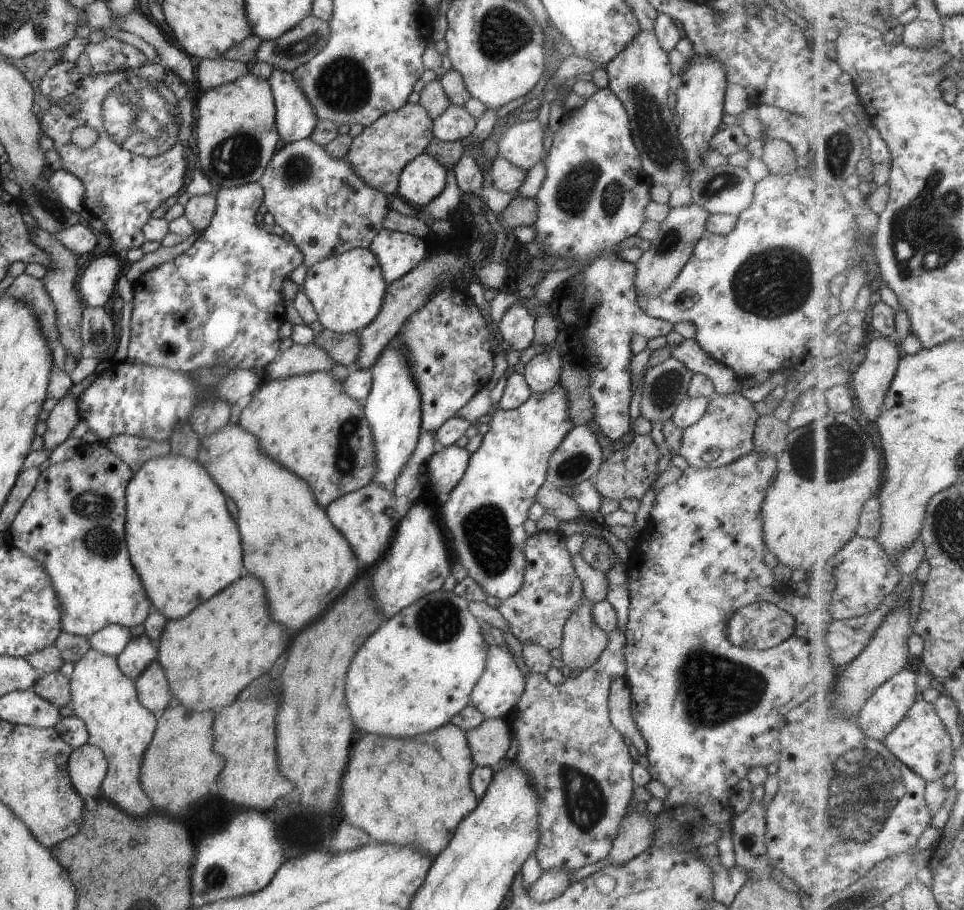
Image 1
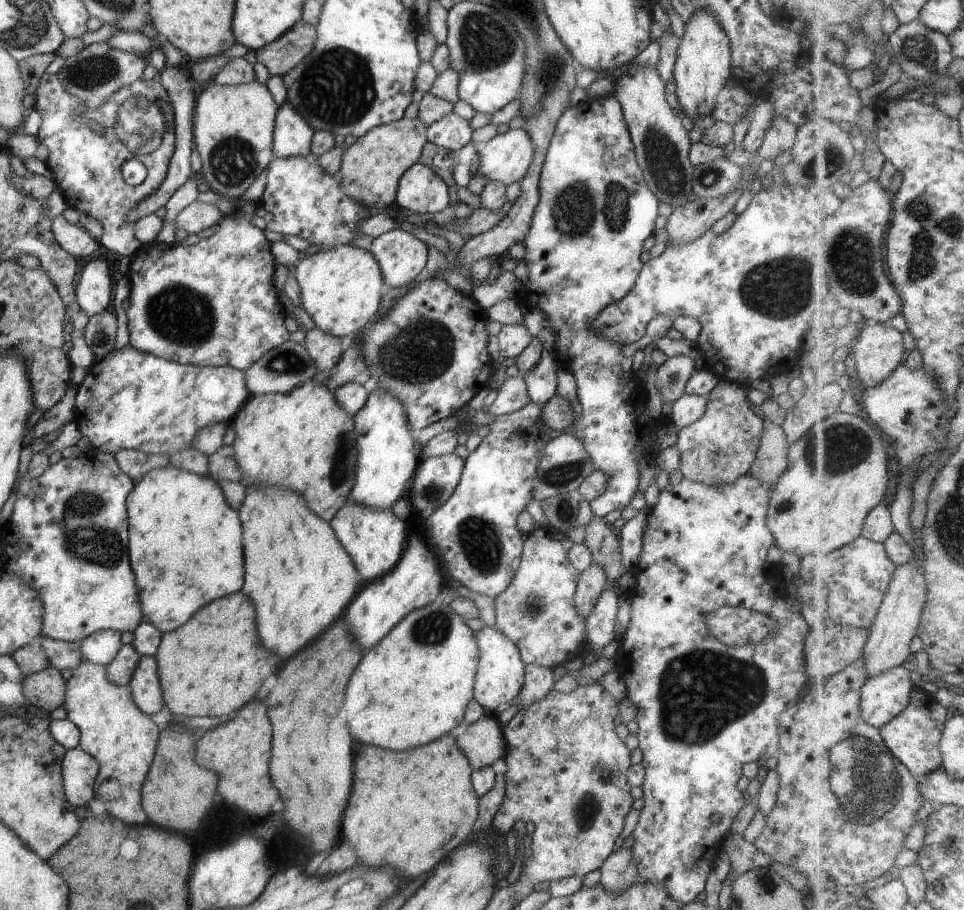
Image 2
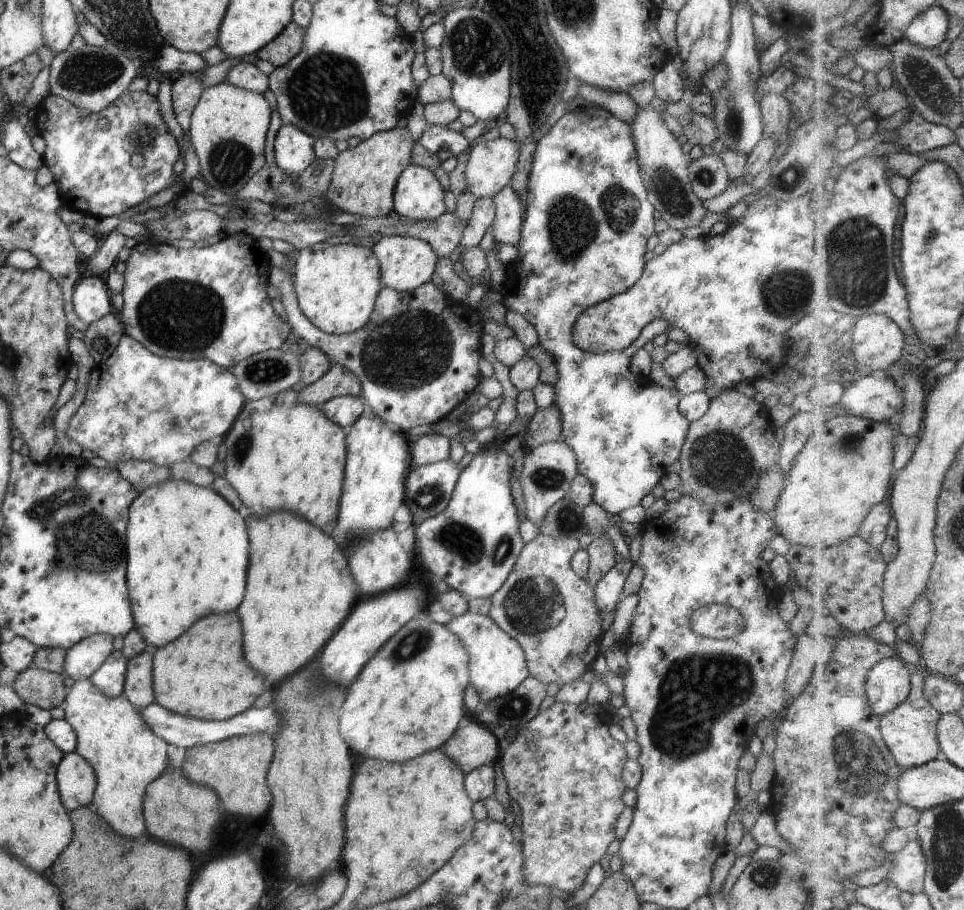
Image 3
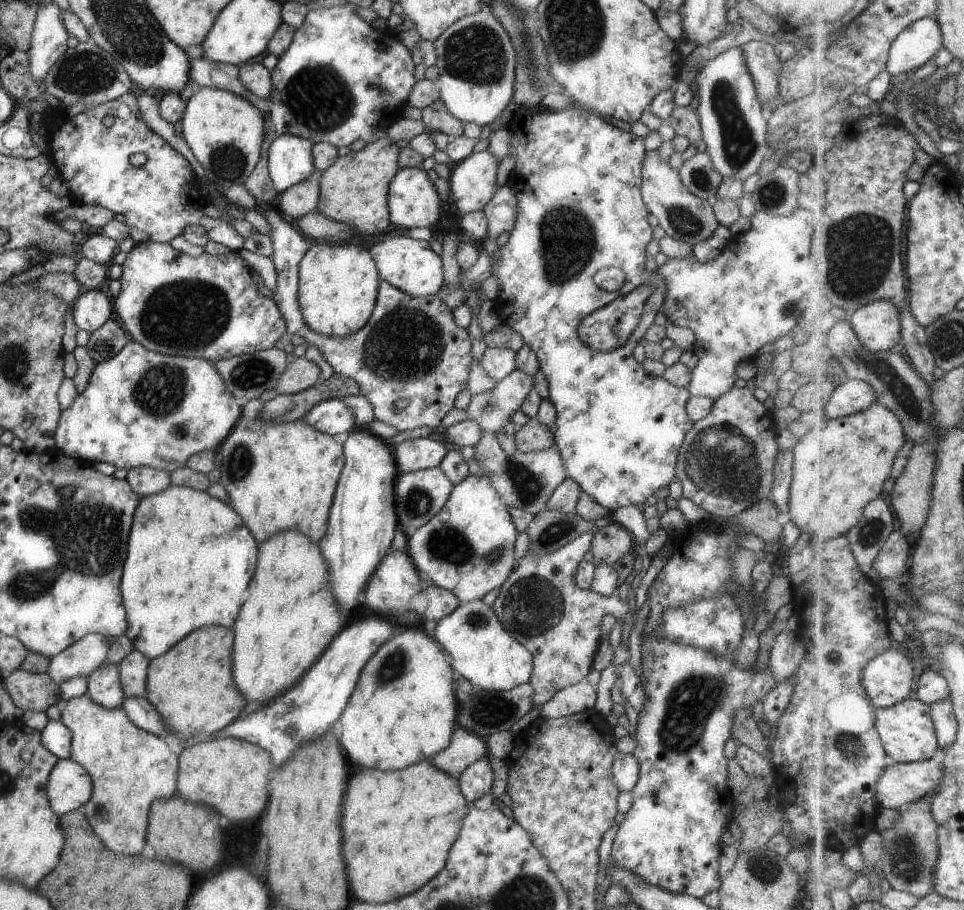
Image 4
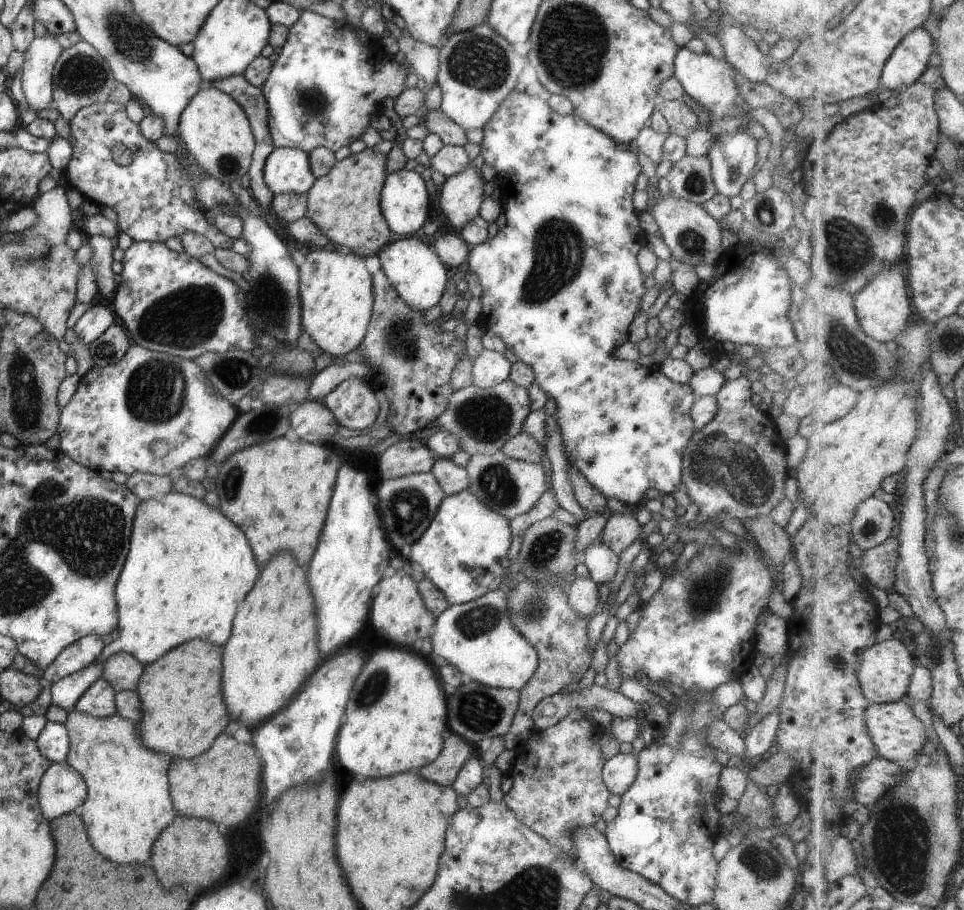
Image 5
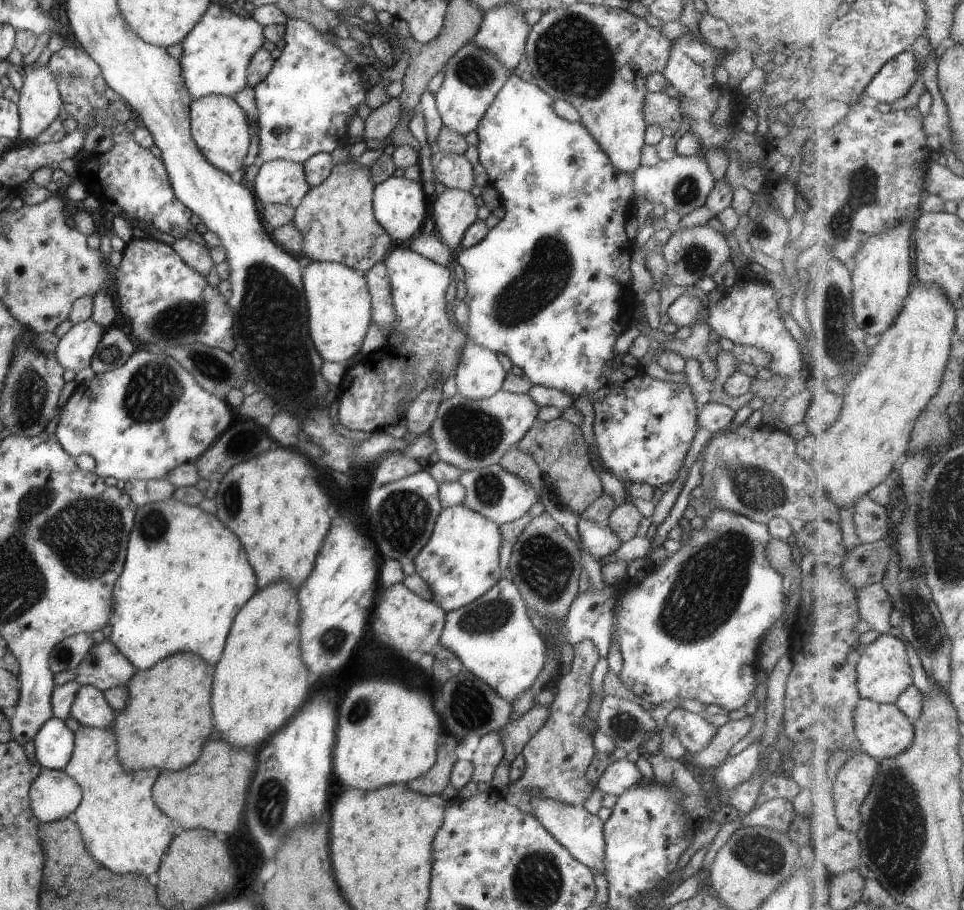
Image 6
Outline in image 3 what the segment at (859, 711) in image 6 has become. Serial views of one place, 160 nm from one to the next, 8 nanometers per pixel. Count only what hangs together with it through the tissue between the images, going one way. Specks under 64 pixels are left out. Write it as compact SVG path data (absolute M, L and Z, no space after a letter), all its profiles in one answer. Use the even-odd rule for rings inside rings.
M915 669L912 673L911 696L899 708L883 715L880 720L882 737L896 761L905 770L946 758L938 741L938 722L941 720L942 714L933 708L932 703L925 696L925 677L924 671Z

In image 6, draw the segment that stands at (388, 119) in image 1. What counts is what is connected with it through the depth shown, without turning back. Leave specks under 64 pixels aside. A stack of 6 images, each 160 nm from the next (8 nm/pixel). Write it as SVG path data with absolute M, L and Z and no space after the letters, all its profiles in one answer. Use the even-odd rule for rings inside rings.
M355 159L333 165L329 176L305 193L292 216L291 222L302 236L299 255L309 262L343 263L361 273L383 260L391 250L391 239L373 214L374 186L369 168L358 165Z

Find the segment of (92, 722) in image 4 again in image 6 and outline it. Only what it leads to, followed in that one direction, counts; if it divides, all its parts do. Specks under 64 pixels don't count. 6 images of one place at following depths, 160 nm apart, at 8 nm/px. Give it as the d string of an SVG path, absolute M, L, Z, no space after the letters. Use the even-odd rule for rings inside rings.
M83 725L74 730L73 750L69 762L63 769L65 774L80 784L82 790L80 803L67 817L78 826L81 840L90 856L99 865L117 874L139 873L147 878L149 874L156 872L159 858L163 856L169 840L183 829L179 822L171 822L165 814L161 814L161 810L157 810L157 806L153 806L151 786L159 770L155 768L125 770L116 757L116 738L109 728Z

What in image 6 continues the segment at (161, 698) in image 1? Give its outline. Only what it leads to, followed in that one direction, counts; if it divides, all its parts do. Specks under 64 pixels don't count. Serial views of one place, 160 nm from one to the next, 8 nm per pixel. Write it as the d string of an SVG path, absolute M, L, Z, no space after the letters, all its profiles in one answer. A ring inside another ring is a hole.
M105 638L95 643L75 668L74 678L80 686L94 686L100 691L126 685L136 668Z

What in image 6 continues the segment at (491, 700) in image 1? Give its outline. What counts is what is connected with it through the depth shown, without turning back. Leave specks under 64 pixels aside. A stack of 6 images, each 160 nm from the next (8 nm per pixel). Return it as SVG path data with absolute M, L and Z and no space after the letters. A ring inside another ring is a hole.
M500 578L481 596L446 612L444 617L437 648L450 650L463 669L487 683L509 702L528 690L545 662L546 644L531 625L513 582Z

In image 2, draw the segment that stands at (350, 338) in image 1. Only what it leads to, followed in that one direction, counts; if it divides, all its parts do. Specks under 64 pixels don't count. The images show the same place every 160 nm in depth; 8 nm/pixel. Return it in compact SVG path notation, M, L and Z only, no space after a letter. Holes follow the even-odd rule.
M317 327L306 331L304 337L304 347L313 364L316 364L317 371L329 371L334 364L337 364L345 345L343 338L325 334Z

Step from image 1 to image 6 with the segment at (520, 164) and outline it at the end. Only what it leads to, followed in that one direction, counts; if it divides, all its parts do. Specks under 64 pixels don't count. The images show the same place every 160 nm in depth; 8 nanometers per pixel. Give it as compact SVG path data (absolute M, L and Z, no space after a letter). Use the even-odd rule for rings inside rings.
M446 188L433 197L434 233L457 252L460 240L469 225L476 221L475 197L469 191Z

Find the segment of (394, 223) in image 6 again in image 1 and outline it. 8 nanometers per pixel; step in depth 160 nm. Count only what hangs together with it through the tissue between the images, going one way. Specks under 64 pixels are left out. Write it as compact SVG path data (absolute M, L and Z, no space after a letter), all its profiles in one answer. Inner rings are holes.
M423 151L401 169L395 193L405 203L421 210L443 190L445 172L441 163Z

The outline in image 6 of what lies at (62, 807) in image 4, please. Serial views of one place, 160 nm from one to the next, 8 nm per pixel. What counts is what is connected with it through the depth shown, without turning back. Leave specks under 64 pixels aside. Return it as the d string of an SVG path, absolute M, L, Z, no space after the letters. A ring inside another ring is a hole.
M42 768L29 787L28 797L33 816L48 823L71 814L82 799L82 790L64 769Z

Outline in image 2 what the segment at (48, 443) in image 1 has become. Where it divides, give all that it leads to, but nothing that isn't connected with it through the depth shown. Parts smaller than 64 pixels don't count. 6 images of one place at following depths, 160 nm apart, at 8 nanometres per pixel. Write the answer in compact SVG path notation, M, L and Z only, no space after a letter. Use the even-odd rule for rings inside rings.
M70 384L65 394L48 409L45 409L40 419L33 425L32 438L41 438L45 434L59 430L68 422L73 421L74 396L77 390L76 385Z

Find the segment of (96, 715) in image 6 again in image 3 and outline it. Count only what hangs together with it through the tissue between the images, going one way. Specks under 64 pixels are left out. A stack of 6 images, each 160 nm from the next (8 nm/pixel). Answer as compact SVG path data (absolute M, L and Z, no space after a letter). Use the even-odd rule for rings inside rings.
M113 650L88 679L99 692L113 698L122 693L126 662L120 650Z

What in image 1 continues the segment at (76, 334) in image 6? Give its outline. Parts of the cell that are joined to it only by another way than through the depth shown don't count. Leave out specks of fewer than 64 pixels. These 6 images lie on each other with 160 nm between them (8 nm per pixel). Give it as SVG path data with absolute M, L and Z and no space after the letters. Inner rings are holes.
M113 253L91 261L77 282L78 296L85 307L103 307L114 296L121 266Z

